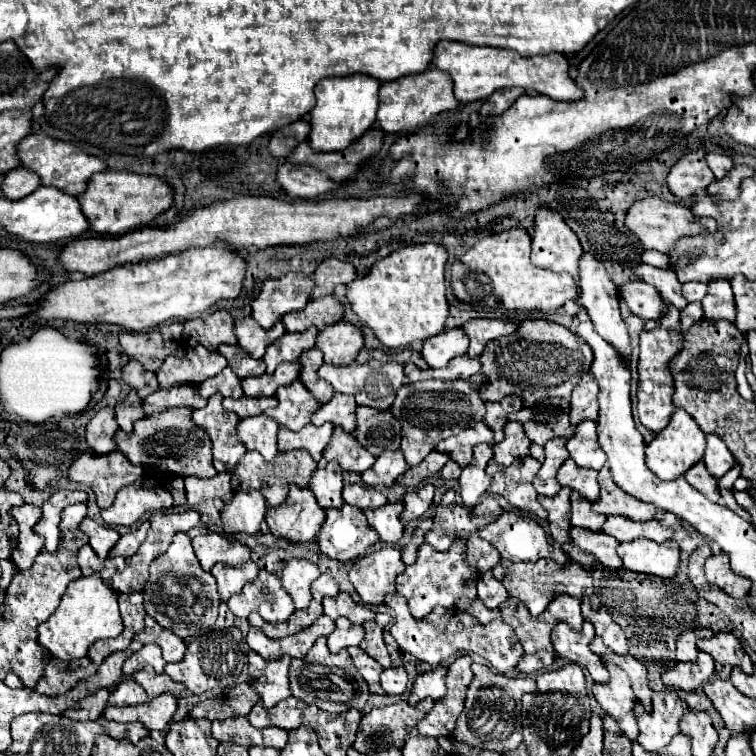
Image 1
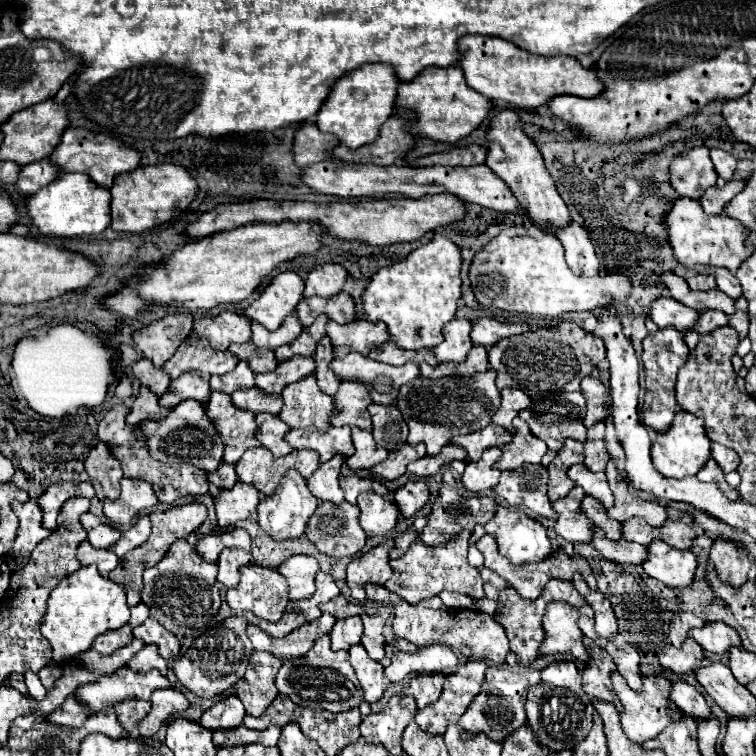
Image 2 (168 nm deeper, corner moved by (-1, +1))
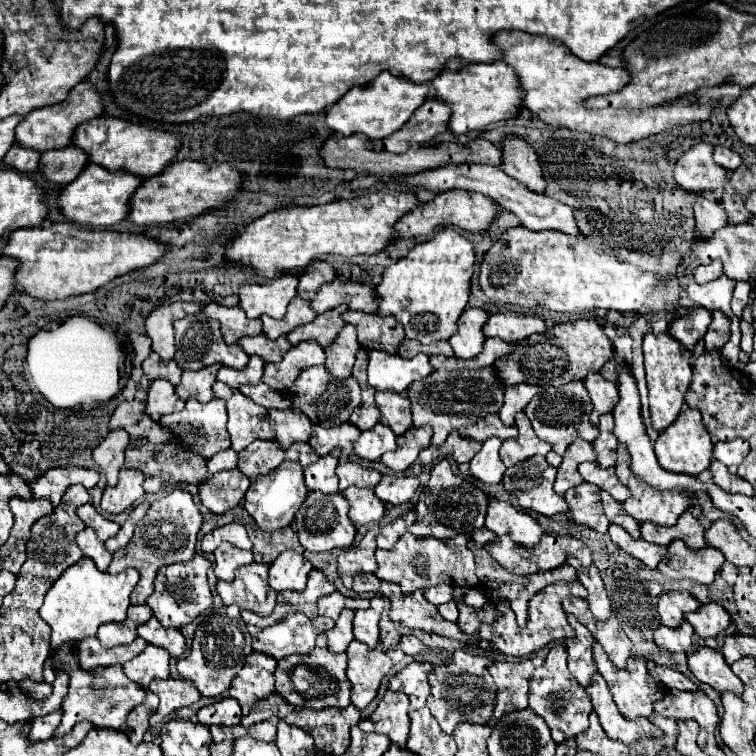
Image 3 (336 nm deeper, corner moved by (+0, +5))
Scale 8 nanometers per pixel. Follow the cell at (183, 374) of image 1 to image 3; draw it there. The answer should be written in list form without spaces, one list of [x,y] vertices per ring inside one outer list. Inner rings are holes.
[[[201,312],[175,322],[175,348],[177,348],[175,362],[183,370],[201,370],[203,366],[209,366],[209,364],[221,364],[221,366],[241,370],[249,362],[249,356],[237,344],[233,344],[233,346],[225,344],[219,324],[207,316],[201,316]]]

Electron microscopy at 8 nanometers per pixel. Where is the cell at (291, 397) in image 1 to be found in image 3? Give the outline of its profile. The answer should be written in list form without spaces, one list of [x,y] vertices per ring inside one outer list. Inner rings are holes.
[[[315,366],[315,368],[303,370],[297,376],[295,384],[287,390],[287,396],[291,396],[293,408],[299,408],[313,424],[319,424],[319,426],[325,426],[325,428],[333,428],[333,426],[347,422],[353,408],[357,408],[361,404],[359,382],[355,378],[337,380],[337,378],[327,374],[325,366]]]

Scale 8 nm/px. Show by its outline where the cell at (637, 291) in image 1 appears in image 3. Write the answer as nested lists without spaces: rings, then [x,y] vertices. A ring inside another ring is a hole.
[[[693,306],[691,316],[679,316],[679,320],[673,320],[669,324],[669,334],[675,336],[675,340],[679,340],[683,348],[693,350],[697,340],[705,336],[709,322],[711,322],[711,312]]]

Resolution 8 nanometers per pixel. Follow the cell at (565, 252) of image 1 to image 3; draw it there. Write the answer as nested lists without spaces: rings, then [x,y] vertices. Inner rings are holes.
[[[509,134],[503,138],[501,148],[503,148],[503,164],[499,168],[507,176],[531,188],[533,192],[545,194],[547,182],[545,182],[539,158],[535,150],[529,146],[529,142],[525,142],[525,138],[521,136]]]

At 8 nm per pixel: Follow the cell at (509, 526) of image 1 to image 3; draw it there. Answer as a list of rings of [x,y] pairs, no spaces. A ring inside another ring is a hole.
[[[495,498],[489,500],[485,526],[497,536],[509,534],[511,540],[527,548],[533,548],[543,538],[543,528],[535,518],[531,518],[523,510],[515,510],[509,502],[501,502]]]

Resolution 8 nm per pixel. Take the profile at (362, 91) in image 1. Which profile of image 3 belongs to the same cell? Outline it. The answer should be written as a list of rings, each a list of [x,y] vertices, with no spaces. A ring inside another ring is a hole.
[[[381,72],[375,80],[371,80],[371,84],[351,88],[349,94],[335,102],[333,108],[327,112],[327,126],[343,136],[363,134],[369,140],[381,140],[397,132],[409,120],[409,116],[425,102],[429,86],[415,84],[403,76],[393,76],[391,72]]]

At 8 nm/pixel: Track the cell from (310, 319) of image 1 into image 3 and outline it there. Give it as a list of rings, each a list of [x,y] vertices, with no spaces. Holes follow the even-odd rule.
[[[333,280],[331,284],[325,284],[319,288],[317,296],[311,300],[311,310],[317,314],[323,314],[325,310],[337,308],[345,304],[349,310],[361,310],[361,312],[377,312],[377,304],[373,300],[373,286],[355,282],[355,280]]]

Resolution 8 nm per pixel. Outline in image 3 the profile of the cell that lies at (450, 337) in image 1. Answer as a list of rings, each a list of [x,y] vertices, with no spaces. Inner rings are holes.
[[[467,308],[463,316],[459,316],[457,332],[449,338],[449,344],[455,350],[455,358],[469,360],[481,352],[485,342],[481,328],[487,322],[487,318],[489,314],[481,308]]]

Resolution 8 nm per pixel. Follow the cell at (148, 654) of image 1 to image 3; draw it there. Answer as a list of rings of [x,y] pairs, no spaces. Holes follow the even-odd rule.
[[[147,644],[147,648],[139,656],[123,666],[123,670],[133,682],[147,688],[153,678],[169,678],[169,652],[159,646]]]

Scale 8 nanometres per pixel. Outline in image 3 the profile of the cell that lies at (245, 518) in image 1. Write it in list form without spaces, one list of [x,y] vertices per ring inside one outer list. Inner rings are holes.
[[[239,470],[219,472],[217,476],[211,476],[207,482],[201,484],[199,498],[211,512],[225,514],[227,510],[243,504],[249,486],[251,480]]]

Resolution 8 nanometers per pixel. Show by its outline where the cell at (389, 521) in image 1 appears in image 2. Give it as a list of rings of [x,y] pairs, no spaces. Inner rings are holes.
[[[360,494],[358,496],[358,508],[360,508],[360,526],[368,536],[392,536],[398,512],[396,504],[392,504],[388,498],[378,494]]]

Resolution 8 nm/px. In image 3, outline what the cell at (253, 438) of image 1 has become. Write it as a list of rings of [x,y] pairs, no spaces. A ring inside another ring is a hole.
[[[295,408],[269,410],[269,424],[281,448],[289,448],[295,442],[307,442],[311,436],[311,422]]]

